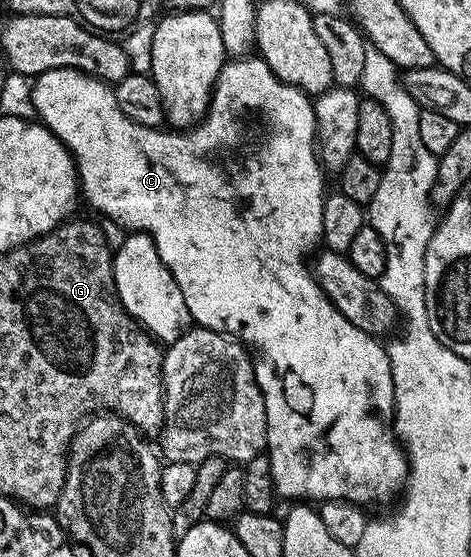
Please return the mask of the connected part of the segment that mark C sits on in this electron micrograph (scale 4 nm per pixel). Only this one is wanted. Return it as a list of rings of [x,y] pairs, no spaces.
[[[234,58],[223,66],[218,81],[214,83],[214,92],[210,96],[206,115],[194,127],[185,130],[132,124],[125,116],[124,110],[114,106],[114,93],[108,90],[106,81],[75,68],[41,72],[33,84],[30,100],[38,111],[37,119],[46,125],[49,132],[56,134],[56,138],[60,138],[64,147],[74,155],[74,163],[79,170],[80,192],[85,203],[87,200],[96,211],[106,212],[105,219],[111,224],[153,236],[154,245],[164,266],[172,274],[172,278],[176,278],[176,286],[180,286],[180,294],[184,294],[188,302],[191,321],[197,327],[213,332],[225,332],[235,340],[241,340],[252,353],[256,382],[262,391],[264,410],[268,418],[265,455],[270,458],[275,493],[281,499],[283,496],[284,499],[290,500],[289,502],[350,500],[353,504],[362,504],[367,502],[366,500],[375,500],[378,504],[386,504],[394,495],[395,499],[405,489],[408,461],[401,443],[394,435],[394,383],[390,359],[385,347],[381,343],[378,345],[379,341],[375,337],[352,326],[348,318],[340,316],[336,306],[315,282],[313,271],[308,267],[308,257],[315,251],[314,243],[317,245],[322,239],[324,202],[328,195],[328,187],[326,188],[325,182],[322,181],[324,165],[316,143],[318,127],[314,117],[314,100],[306,93],[298,91],[296,86],[276,78],[276,74],[261,58]]]

